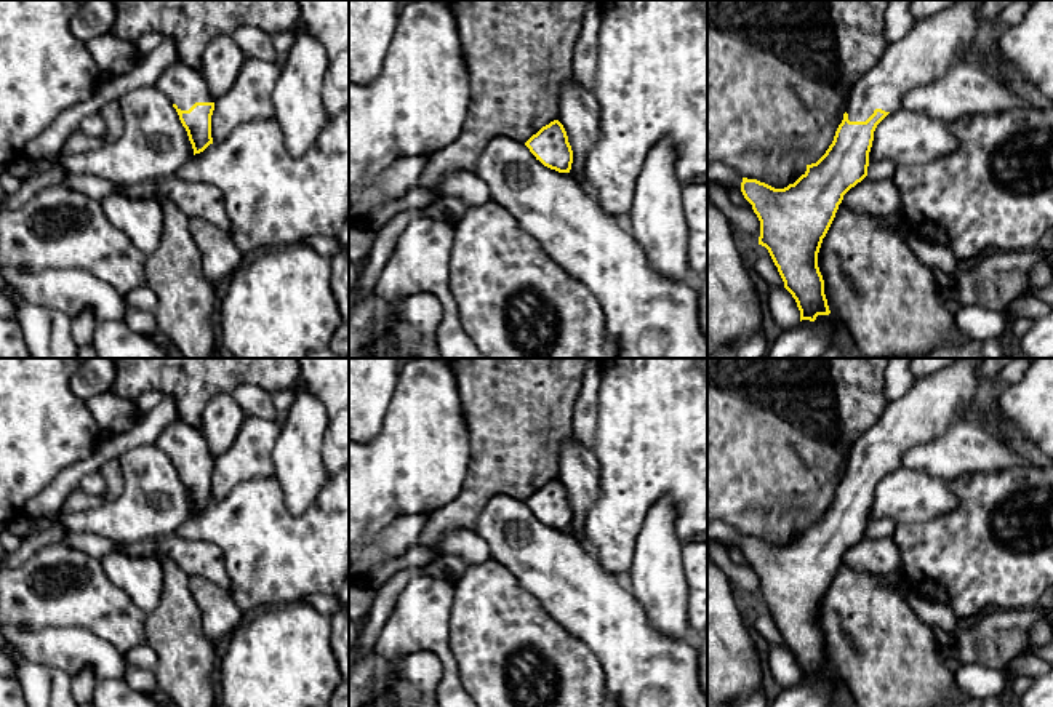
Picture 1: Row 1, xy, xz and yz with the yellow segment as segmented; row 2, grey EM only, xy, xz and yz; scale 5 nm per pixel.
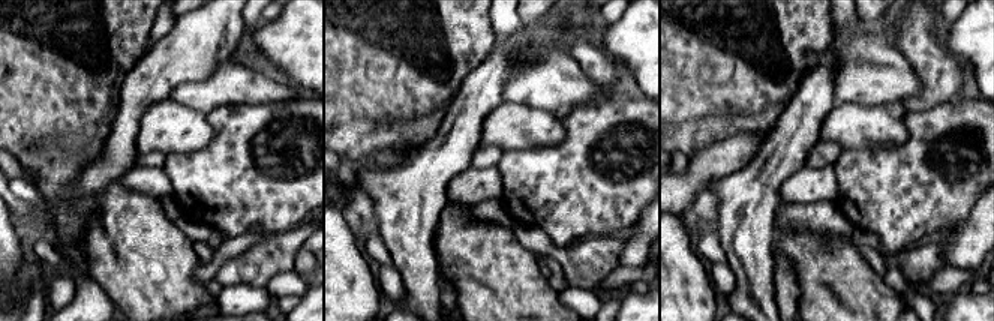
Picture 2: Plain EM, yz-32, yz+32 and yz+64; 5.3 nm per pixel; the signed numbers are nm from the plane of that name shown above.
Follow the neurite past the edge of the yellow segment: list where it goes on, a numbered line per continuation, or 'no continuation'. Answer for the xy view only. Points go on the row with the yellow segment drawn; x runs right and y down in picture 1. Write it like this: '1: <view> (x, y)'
1: xy (183, 85)

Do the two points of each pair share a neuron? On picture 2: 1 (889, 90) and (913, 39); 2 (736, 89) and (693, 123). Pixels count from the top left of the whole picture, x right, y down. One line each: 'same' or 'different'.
1: different
2: same

